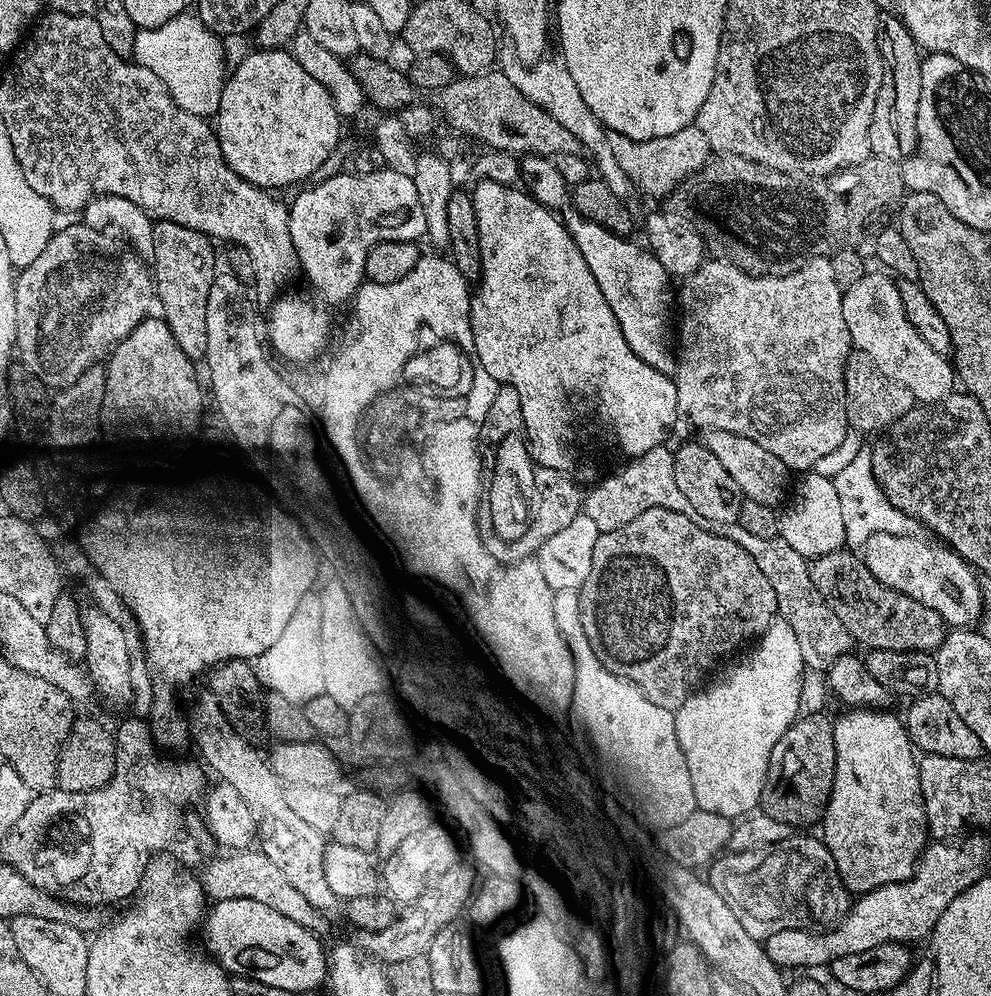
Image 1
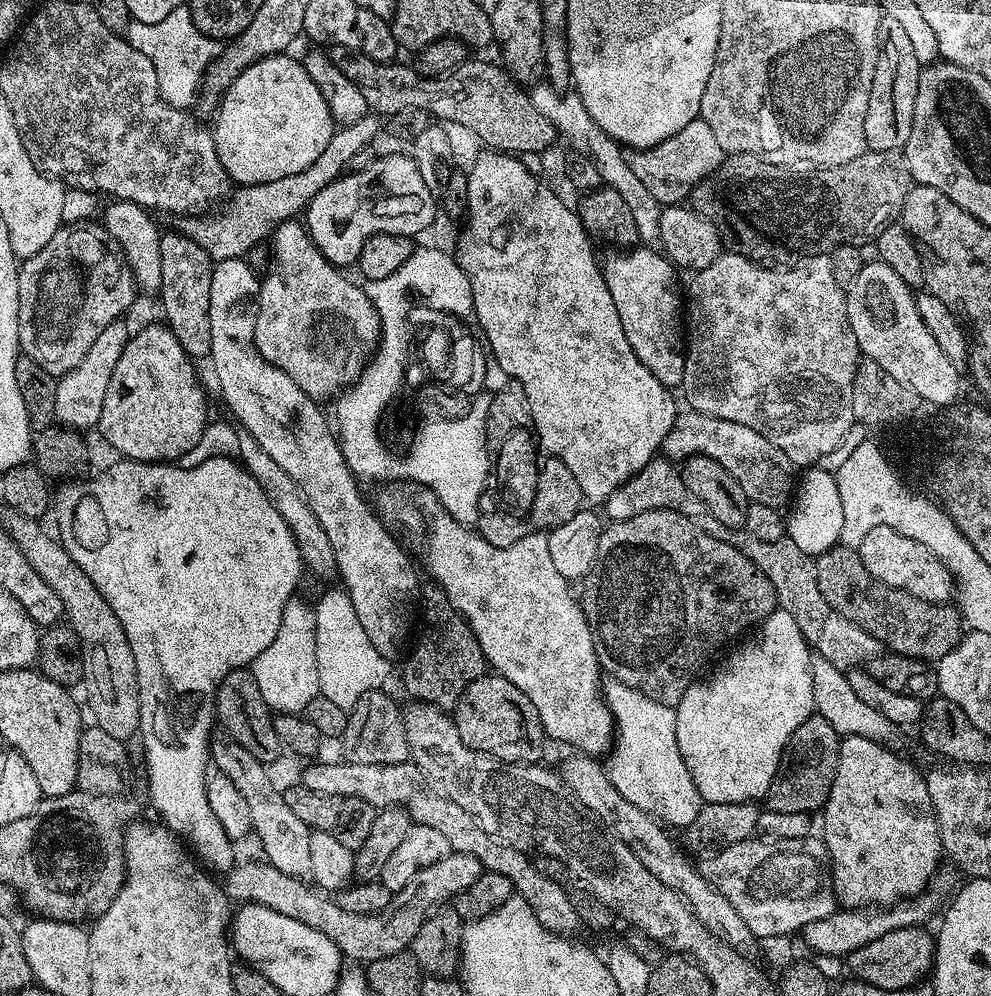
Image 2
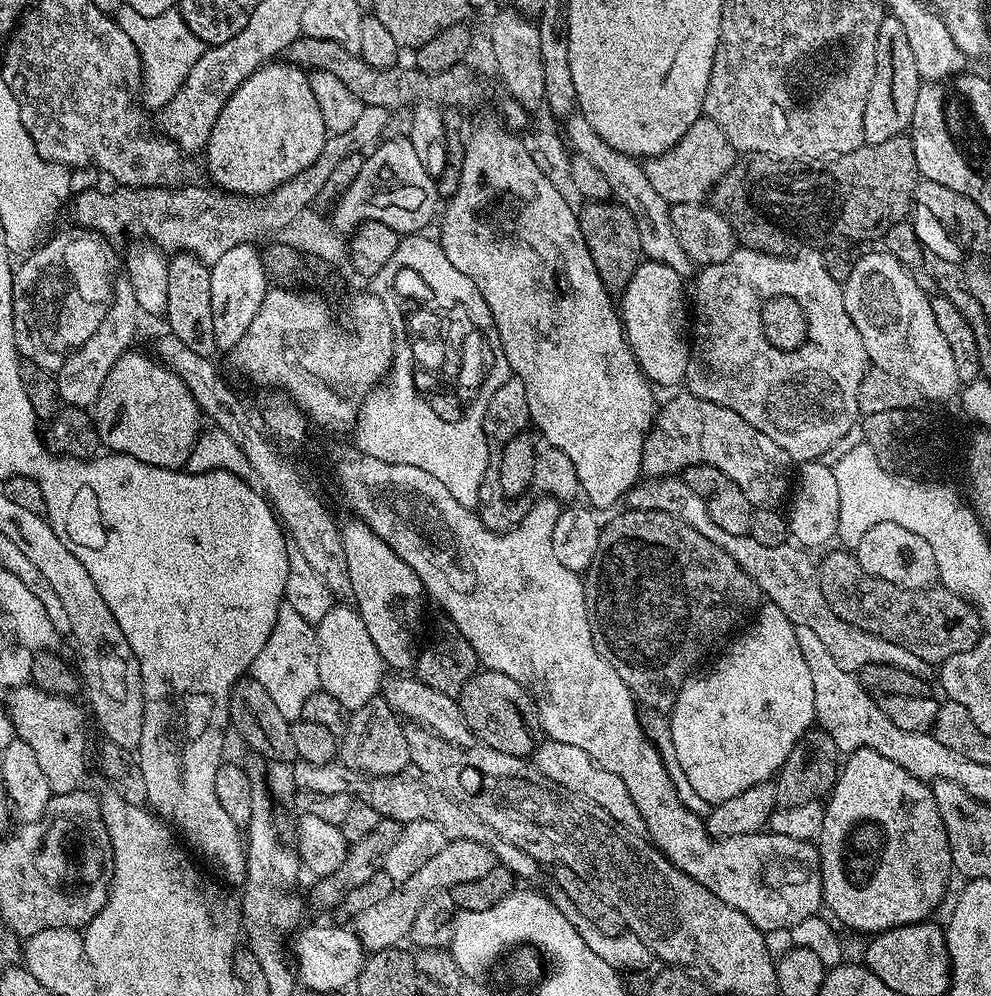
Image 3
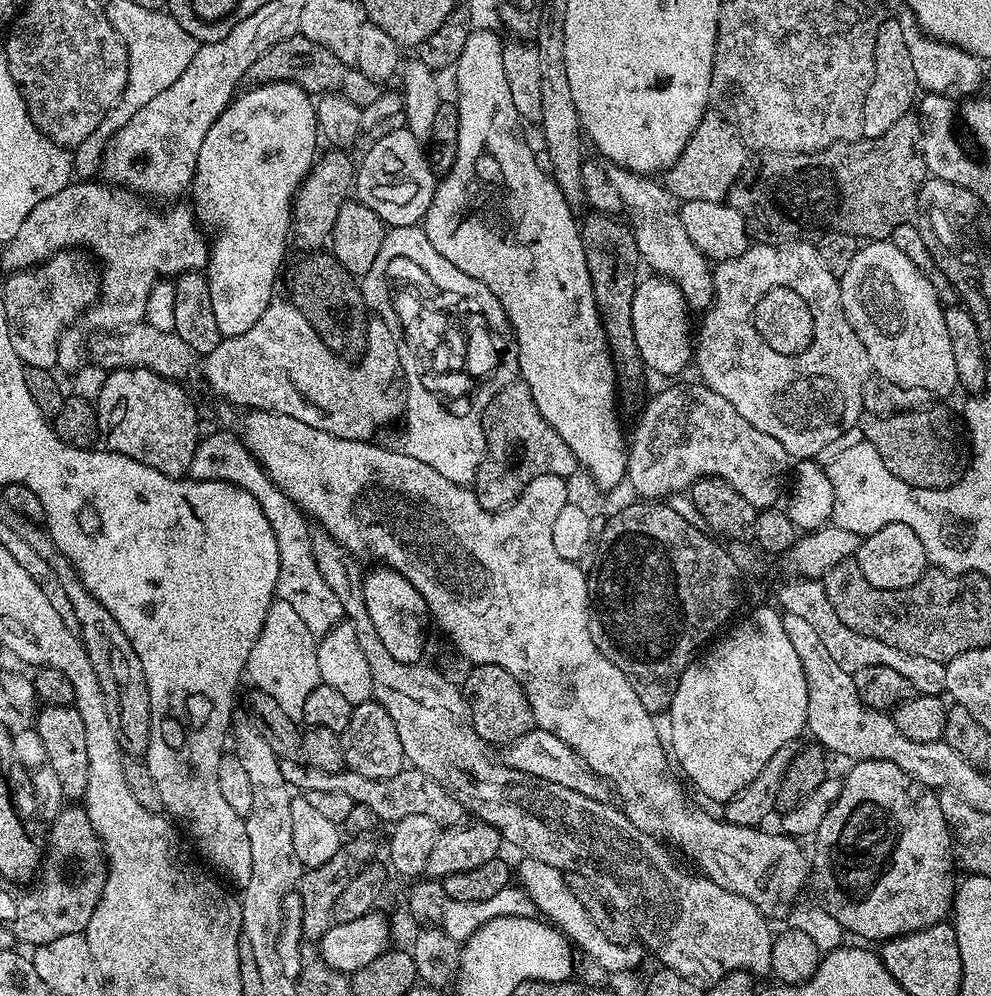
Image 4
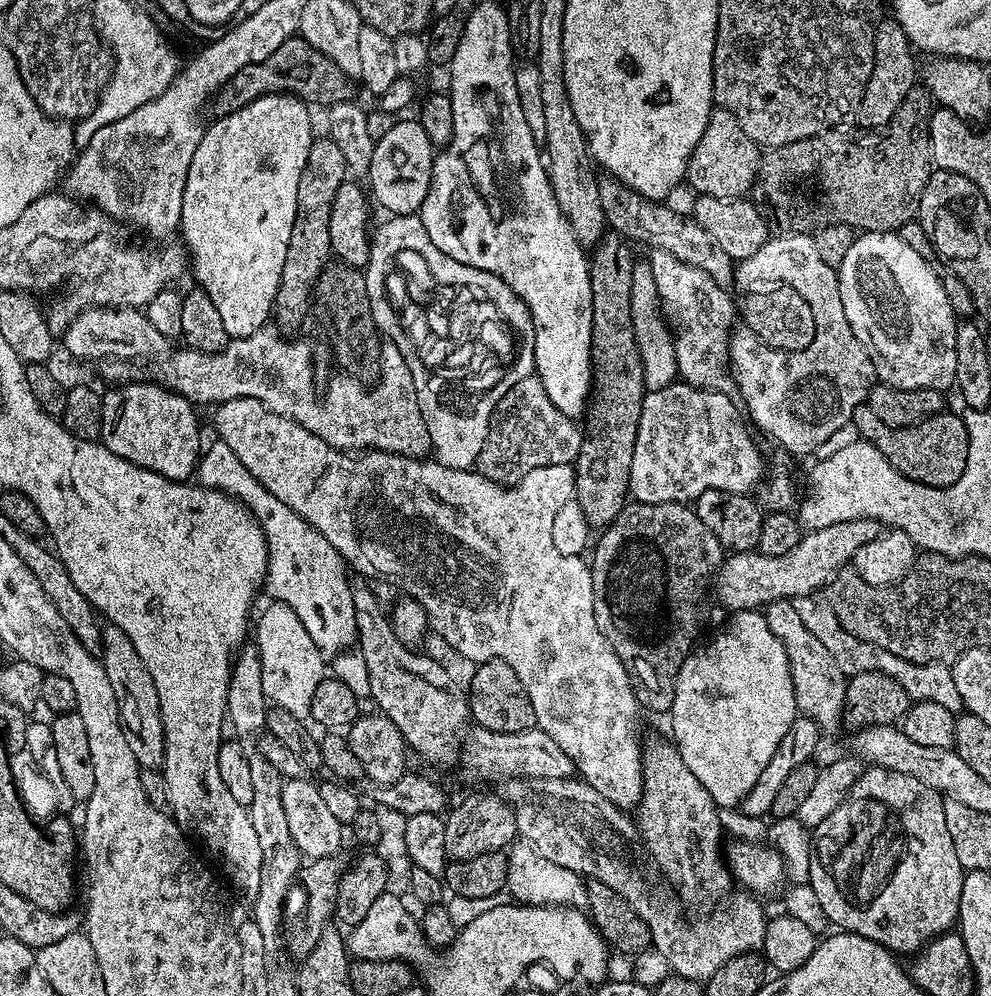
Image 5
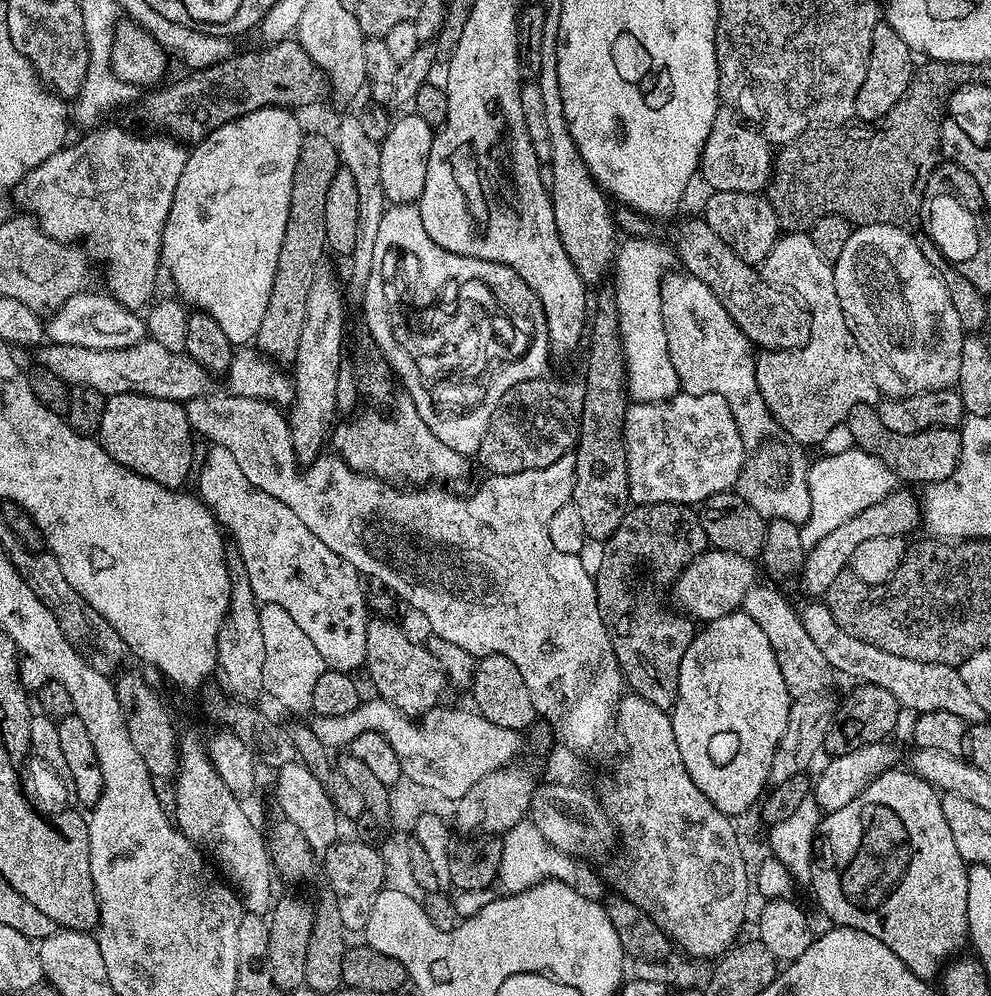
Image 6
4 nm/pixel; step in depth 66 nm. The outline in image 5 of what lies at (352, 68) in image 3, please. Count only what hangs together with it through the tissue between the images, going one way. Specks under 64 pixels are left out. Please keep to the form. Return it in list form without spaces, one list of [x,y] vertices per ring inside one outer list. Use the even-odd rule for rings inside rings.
[[[297,34],[286,42],[282,42],[282,46],[278,46],[278,50],[274,50],[274,54],[253,64],[242,66],[242,70],[238,70],[238,74],[234,74],[234,78],[230,78],[221,86],[214,100],[214,108],[216,104],[217,113],[225,116],[250,106],[250,102],[254,102],[258,98],[279,92],[286,96],[296,96],[305,102],[317,100],[318,103],[324,104],[323,106],[347,104],[355,97],[352,96],[356,92],[355,87],[357,88],[357,85],[354,83],[353,77],[338,70],[338,66],[334,66],[334,62],[330,62],[330,58],[326,58],[326,54],[322,54],[322,50],[314,50],[314,46],[310,46],[310,42],[306,42],[303,36]]]

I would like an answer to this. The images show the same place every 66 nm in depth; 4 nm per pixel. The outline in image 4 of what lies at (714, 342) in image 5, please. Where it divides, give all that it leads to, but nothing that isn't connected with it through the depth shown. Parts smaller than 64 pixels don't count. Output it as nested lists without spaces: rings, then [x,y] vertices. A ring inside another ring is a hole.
[[[608,164],[606,178],[614,185],[614,190],[624,200],[624,207],[630,217],[632,232],[638,242],[640,259],[648,264],[657,276],[664,276],[667,280],[674,280],[684,295],[689,309],[707,310],[712,304],[712,270],[713,265],[708,257],[701,254],[698,246],[690,242],[686,230],[680,221],[678,201],[671,196],[659,179],[648,174],[631,172],[617,164]]]

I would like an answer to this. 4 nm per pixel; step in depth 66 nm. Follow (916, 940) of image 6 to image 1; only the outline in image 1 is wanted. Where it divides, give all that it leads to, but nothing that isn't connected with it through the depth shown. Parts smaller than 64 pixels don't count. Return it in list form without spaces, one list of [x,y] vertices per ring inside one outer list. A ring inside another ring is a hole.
[[[853,707],[847,711],[846,716],[835,717],[834,720],[834,750],[836,751],[836,773],[834,774],[834,790],[832,800],[828,803],[828,811],[824,813],[822,821],[822,839],[825,846],[830,850],[834,862],[838,866],[838,874],[842,882],[852,894],[863,894],[873,892],[887,884],[897,884],[903,880],[909,880],[916,873],[916,864],[924,855],[926,845],[930,840],[928,830],[928,819],[924,809],[924,795],[920,785],[920,765],[917,753],[914,751],[912,739],[908,737],[908,730],[903,719],[895,716],[892,710],[877,710],[874,708]]]

